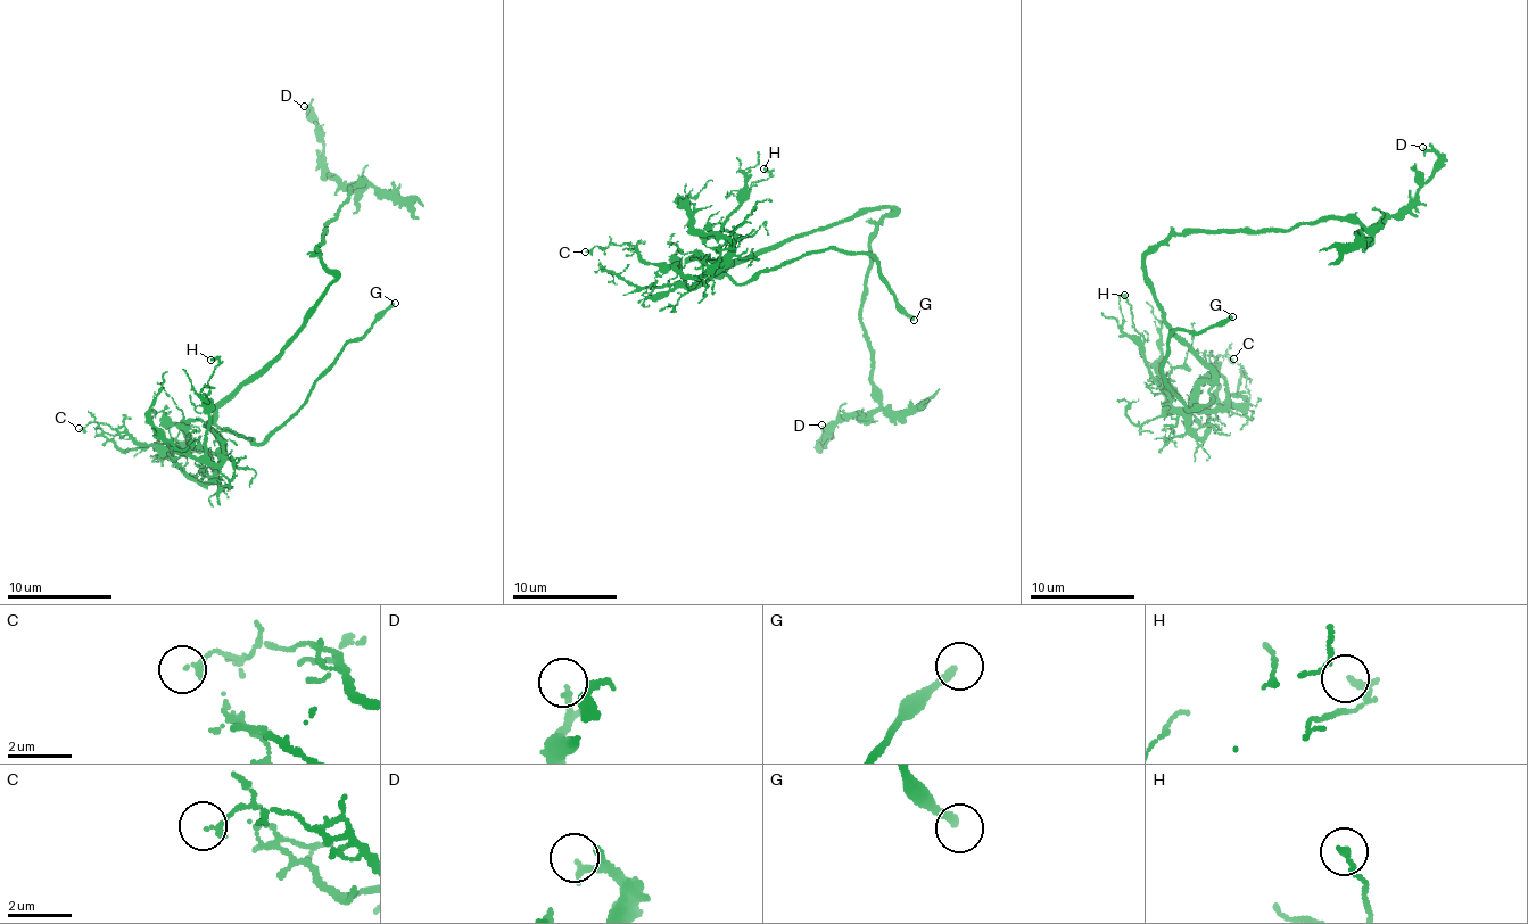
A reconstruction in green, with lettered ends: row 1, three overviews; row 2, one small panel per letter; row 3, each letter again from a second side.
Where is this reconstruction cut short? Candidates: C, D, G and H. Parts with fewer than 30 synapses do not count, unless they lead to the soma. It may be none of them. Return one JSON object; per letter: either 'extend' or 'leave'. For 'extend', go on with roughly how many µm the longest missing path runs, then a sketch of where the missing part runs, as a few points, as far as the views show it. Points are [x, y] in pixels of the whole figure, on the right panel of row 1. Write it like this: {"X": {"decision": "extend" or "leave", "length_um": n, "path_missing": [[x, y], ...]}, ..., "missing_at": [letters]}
{"C": {"decision": "leave"}, "D": {"decision": "leave"}, "G": {"decision": "extend", "length_um": 30, "path_missing": [[1232, 316], [1330, 327], [1370, 287], [1373, 272], [1386, 265], [1389, 277], [1376, 297], [1379, 327], [1372, 326]]}, "H": {"decision": "leave"}, "missing_at": ["G"]}

